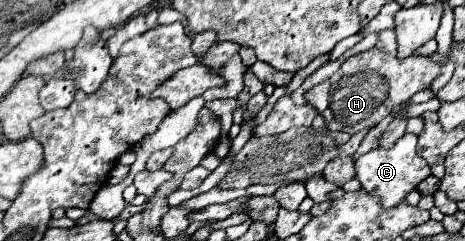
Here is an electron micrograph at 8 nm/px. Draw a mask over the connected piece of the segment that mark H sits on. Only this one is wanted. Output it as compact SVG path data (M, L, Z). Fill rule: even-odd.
M381 30L377 36L379 42L375 48L349 58L331 78L305 92L307 102L325 118L327 130L357 134L367 126L375 126L393 106L409 102L415 92L429 88L429 84L439 76L441 66L427 56L409 56L399 60L395 56L397 42L393 30Z

